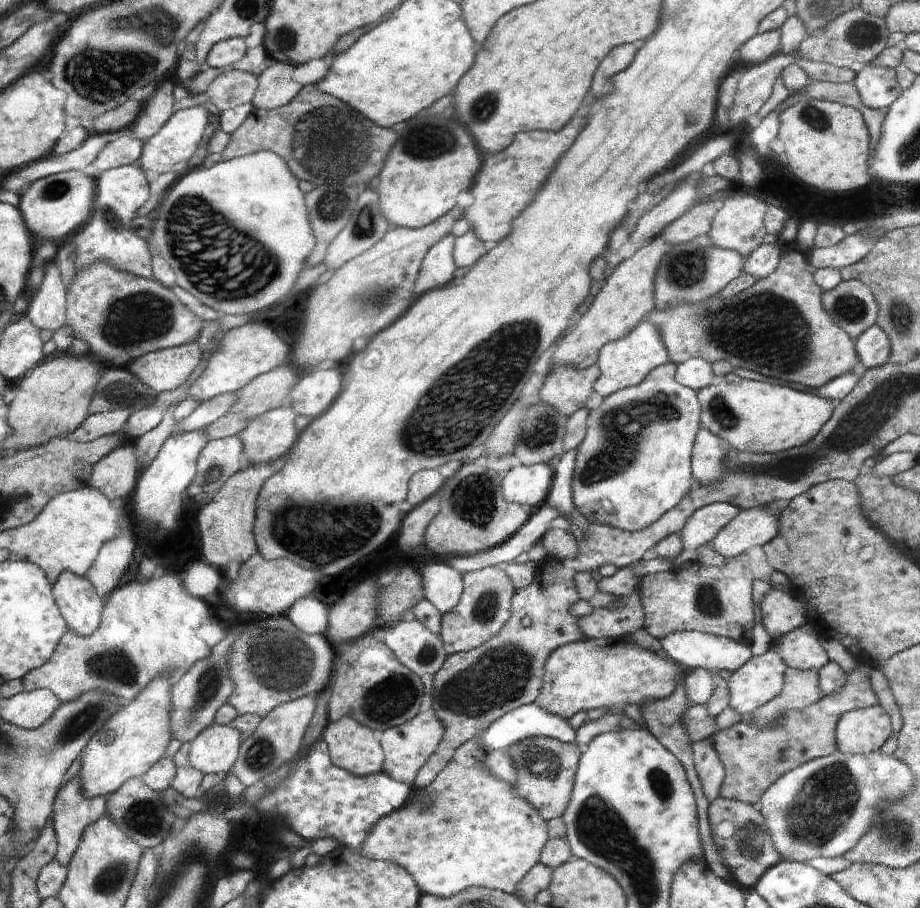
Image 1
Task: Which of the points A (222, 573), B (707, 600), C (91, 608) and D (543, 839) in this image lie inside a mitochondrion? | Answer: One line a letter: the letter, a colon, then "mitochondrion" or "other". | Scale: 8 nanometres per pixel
A: other
B: mitochondrion
C: other
D: other

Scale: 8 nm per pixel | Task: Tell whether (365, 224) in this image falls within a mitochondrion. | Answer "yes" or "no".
yes

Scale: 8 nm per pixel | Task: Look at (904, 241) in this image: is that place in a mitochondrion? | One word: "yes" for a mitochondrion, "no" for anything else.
yes

